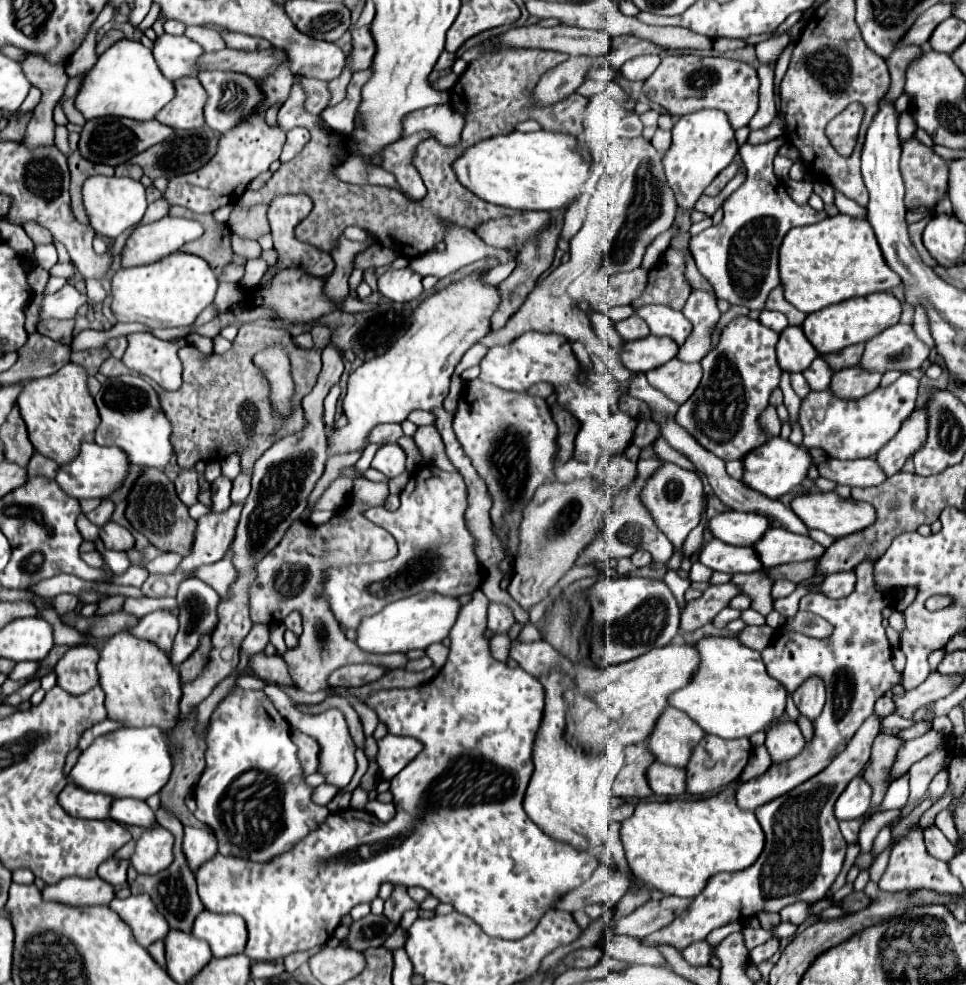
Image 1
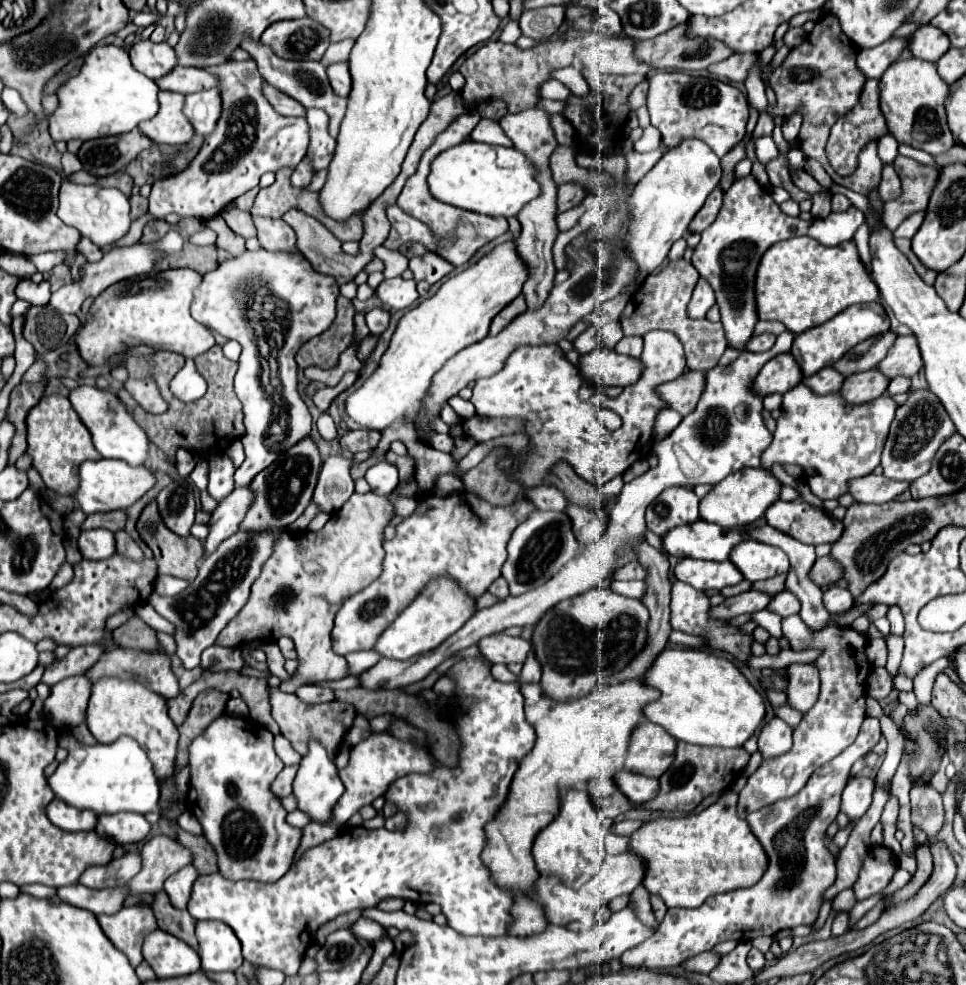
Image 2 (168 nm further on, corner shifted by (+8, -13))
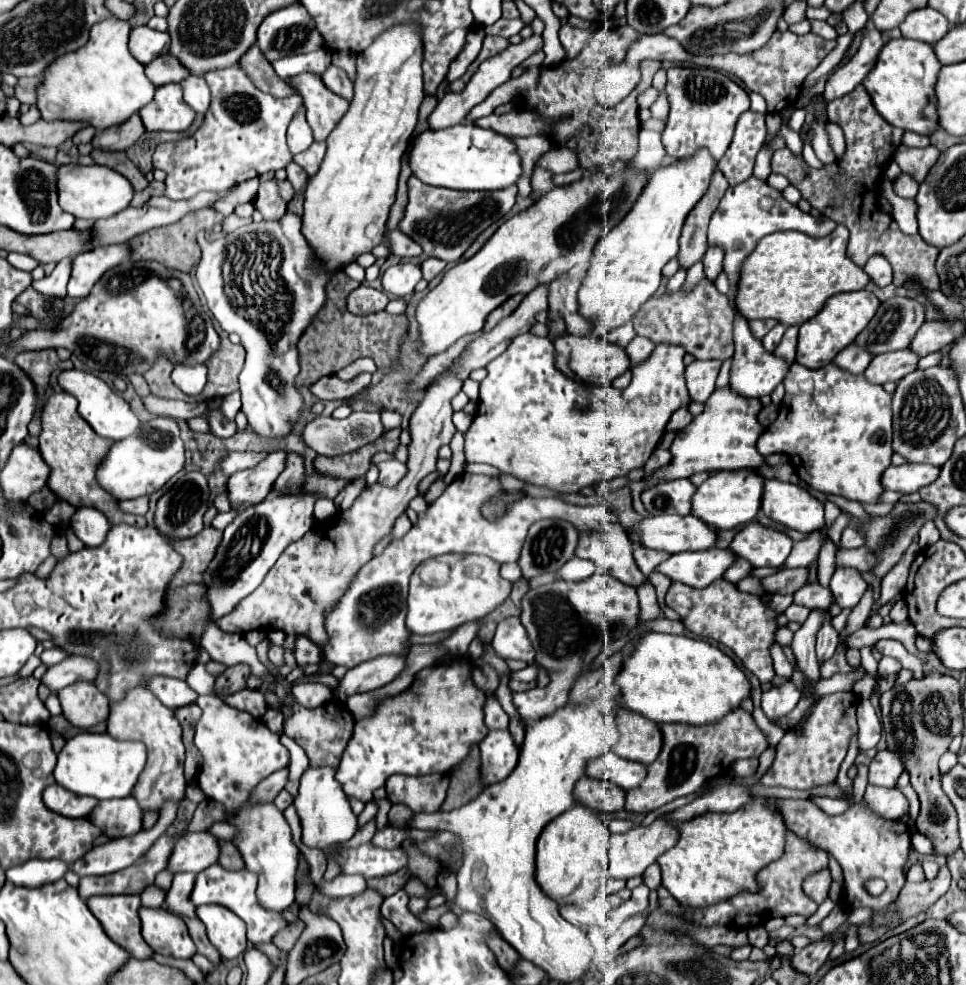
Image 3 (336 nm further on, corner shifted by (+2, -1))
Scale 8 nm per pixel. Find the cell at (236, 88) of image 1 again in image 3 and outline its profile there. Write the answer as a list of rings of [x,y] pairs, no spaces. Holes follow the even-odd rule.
[[[187,76],[181,84],[183,88],[183,98],[185,102],[199,114],[207,112],[207,106],[211,102],[211,92],[207,90],[207,84],[203,76]]]

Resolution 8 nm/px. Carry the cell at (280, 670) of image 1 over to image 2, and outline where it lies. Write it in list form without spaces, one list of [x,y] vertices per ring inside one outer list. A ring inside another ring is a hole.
[[[269,688],[267,692],[269,692],[269,700],[271,700],[271,712],[273,712],[275,722],[281,728],[281,734],[287,740],[291,740],[293,748],[299,754],[305,754],[305,746],[307,746],[309,738],[317,738],[329,750],[329,754],[333,754],[333,758],[335,758],[337,746],[341,744],[341,740],[345,738],[347,730],[351,728],[351,724],[357,716],[357,710],[353,704],[339,702],[339,700],[323,702],[323,704],[305,704],[303,700],[299,700],[297,694],[285,694],[279,688]],[[351,714],[353,714],[353,718],[351,718]]]

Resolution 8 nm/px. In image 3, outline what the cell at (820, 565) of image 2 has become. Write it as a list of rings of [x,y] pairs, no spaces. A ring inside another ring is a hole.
[[[867,546],[855,548],[855,550],[837,550],[837,566],[853,566],[861,572],[871,572],[879,560],[873,556],[873,552]]]

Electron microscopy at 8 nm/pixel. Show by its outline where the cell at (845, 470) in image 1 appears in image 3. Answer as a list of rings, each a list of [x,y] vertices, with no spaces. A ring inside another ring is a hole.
[[[903,464],[903,466],[889,466],[883,474],[885,490],[899,490],[899,492],[917,492],[923,486],[929,486],[937,480],[939,468],[931,464]]]

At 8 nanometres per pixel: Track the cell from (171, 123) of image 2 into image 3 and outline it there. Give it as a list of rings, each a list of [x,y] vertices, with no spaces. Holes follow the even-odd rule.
[[[163,84],[155,90],[151,104],[139,110],[145,130],[183,132],[191,126],[195,112],[185,104],[179,84]]]

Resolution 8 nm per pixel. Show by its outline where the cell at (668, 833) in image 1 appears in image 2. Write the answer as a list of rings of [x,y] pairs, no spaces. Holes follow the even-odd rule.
[[[733,790],[721,794],[717,802],[713,802],[709,808],[705,808],[699,814],[657,818],[645,822],[639,830],[631,834],[629,850],[643,860],[643,868],[645,868],[643,886],[649,890],[649,894],[661,896],[667,908],[699,908],[713,894],[753,886],[761,878],[767,866],[763,846],[749,830],[749,824],[737,816],[737,792]]]

